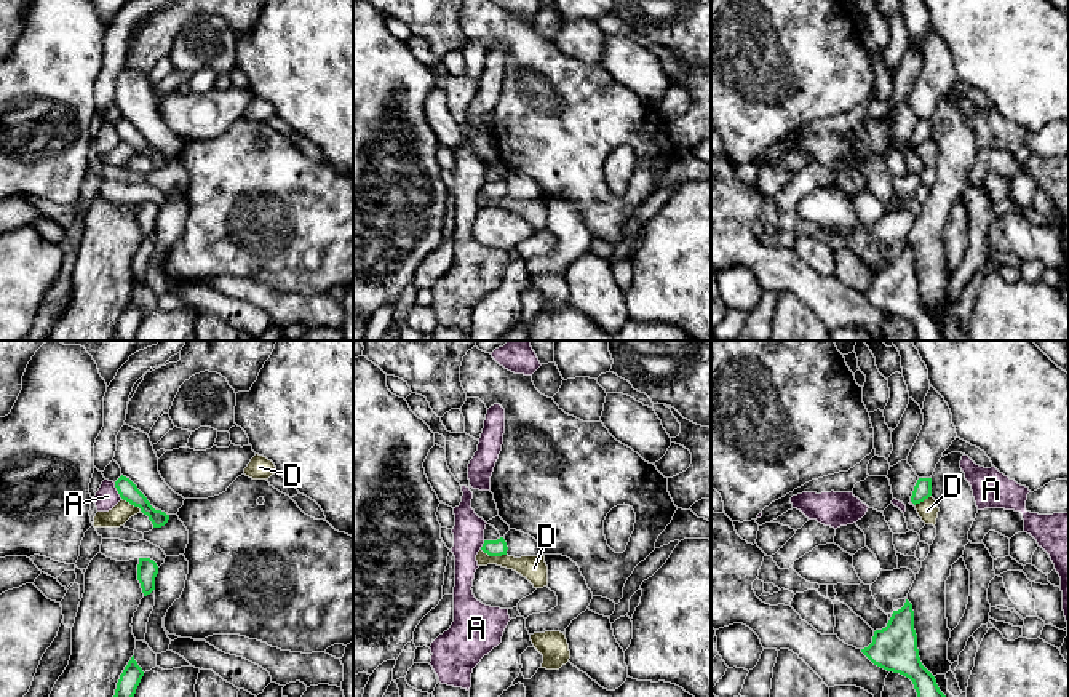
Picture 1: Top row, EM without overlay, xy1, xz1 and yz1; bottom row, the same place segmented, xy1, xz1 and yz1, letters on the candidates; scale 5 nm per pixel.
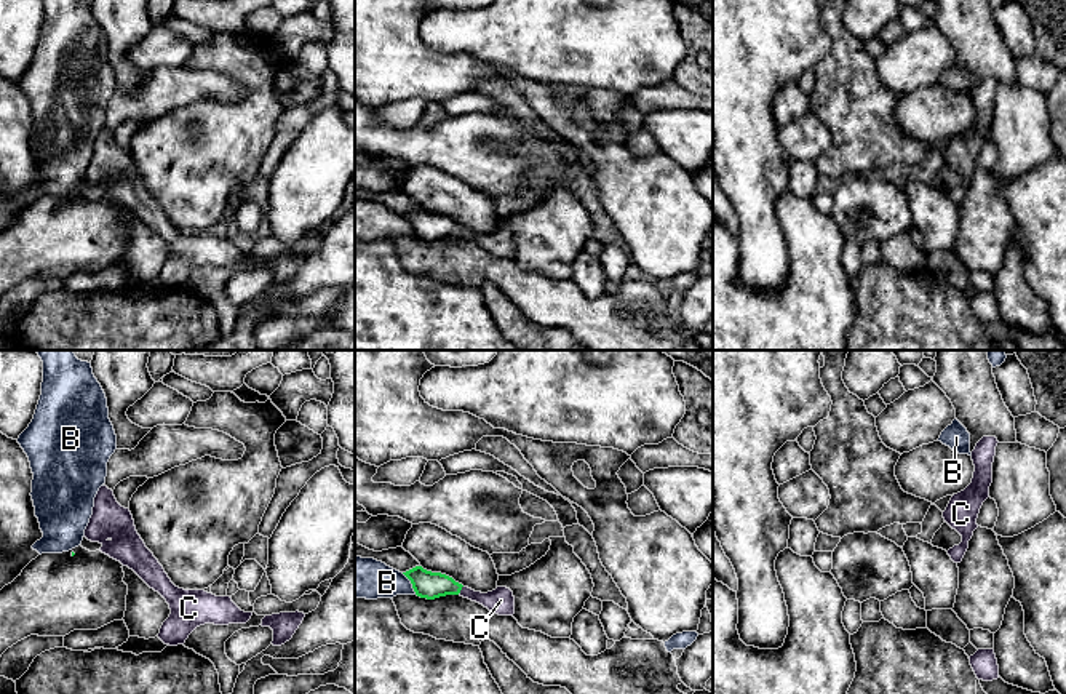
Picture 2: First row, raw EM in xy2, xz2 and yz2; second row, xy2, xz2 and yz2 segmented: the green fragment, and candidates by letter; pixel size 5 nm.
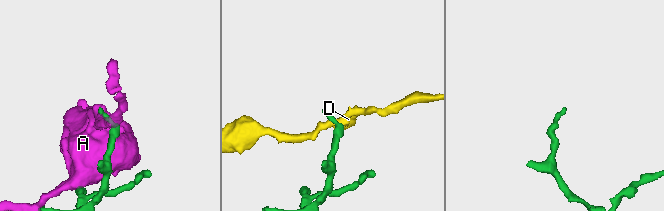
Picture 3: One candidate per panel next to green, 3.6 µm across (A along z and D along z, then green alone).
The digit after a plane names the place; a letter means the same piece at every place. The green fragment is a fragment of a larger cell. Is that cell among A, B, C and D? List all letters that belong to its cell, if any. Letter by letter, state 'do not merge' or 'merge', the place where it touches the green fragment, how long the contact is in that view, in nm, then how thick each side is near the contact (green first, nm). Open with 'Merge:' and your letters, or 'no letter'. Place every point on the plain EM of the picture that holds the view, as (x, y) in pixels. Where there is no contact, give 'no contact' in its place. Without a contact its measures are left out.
Merge: C
A: do not merge; contact xy1 (117, 131); length 90 nm; calibres 100 and 120 nm
B: do not merge; contact xz2 (411, 224); length 130 nm; calibres 140 and 200 nm
C: merge; contact xz2 (461, 231); length 50 nm; calibres 140 and 130 nm
D: do not merge; contact xz1 (494, 197); length 130 nm; calibres 80 and 130 nm

